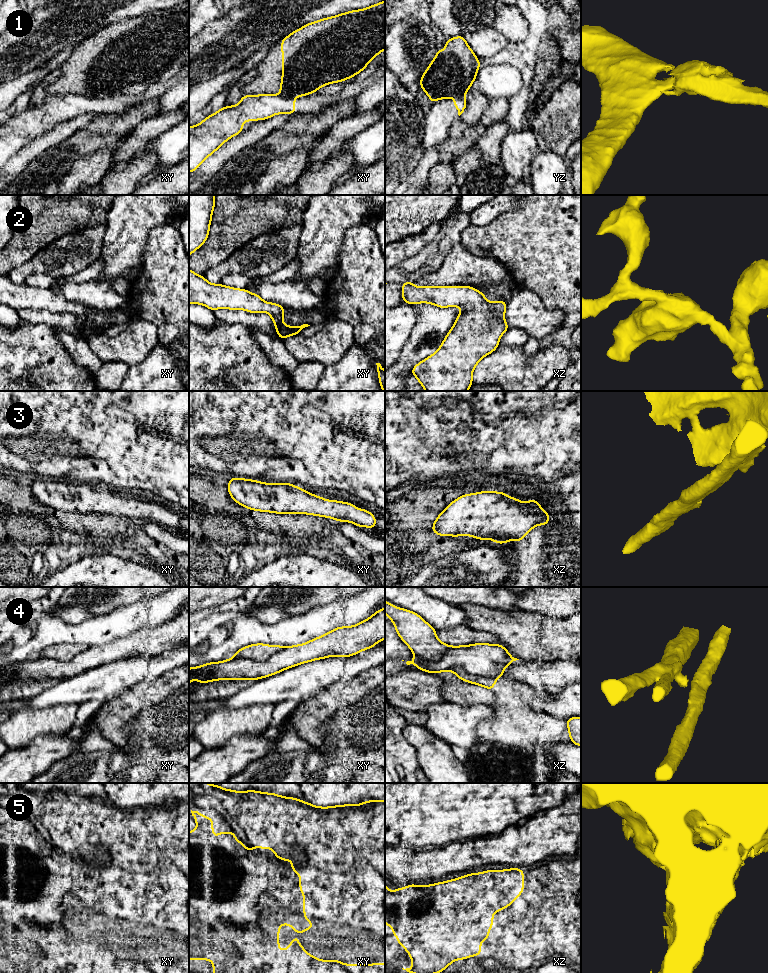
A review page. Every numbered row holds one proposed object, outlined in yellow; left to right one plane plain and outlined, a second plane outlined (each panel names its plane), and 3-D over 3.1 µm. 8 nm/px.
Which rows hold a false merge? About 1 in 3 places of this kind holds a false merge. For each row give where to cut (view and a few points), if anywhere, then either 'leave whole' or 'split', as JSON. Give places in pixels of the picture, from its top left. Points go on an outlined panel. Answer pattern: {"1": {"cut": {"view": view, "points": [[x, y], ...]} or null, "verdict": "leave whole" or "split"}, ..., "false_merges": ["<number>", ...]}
{"1": {"cut": {"view": "xy", "points": [[280, 94], [292, 97]]}, "verdict": "split"}, "2": {"cut": null, "verdict": "leave whole"}, "3": {"cut": null, "verdict": "leave whole"}, "4": {"cut": {"view": "xy", "points": [[284, 648], [274, 652], [264, 660], [233, 657]]}, "verdict": "split"}, "5": {"cut": null, "verdict": "leave whole"}, "false_merges": ["1", "4"]}

